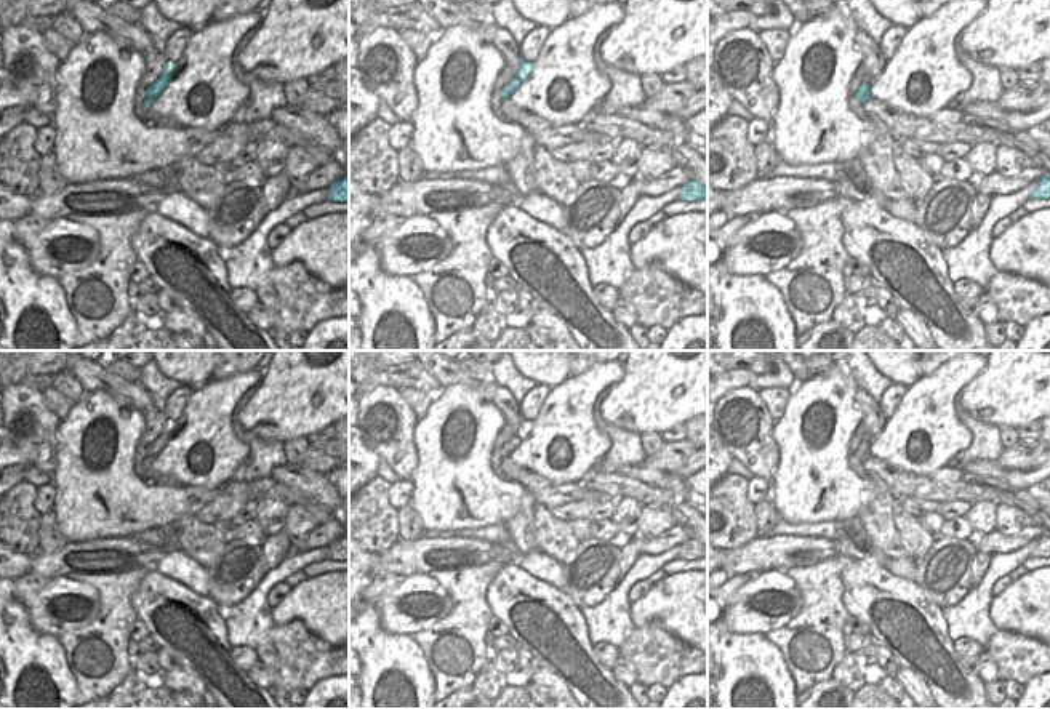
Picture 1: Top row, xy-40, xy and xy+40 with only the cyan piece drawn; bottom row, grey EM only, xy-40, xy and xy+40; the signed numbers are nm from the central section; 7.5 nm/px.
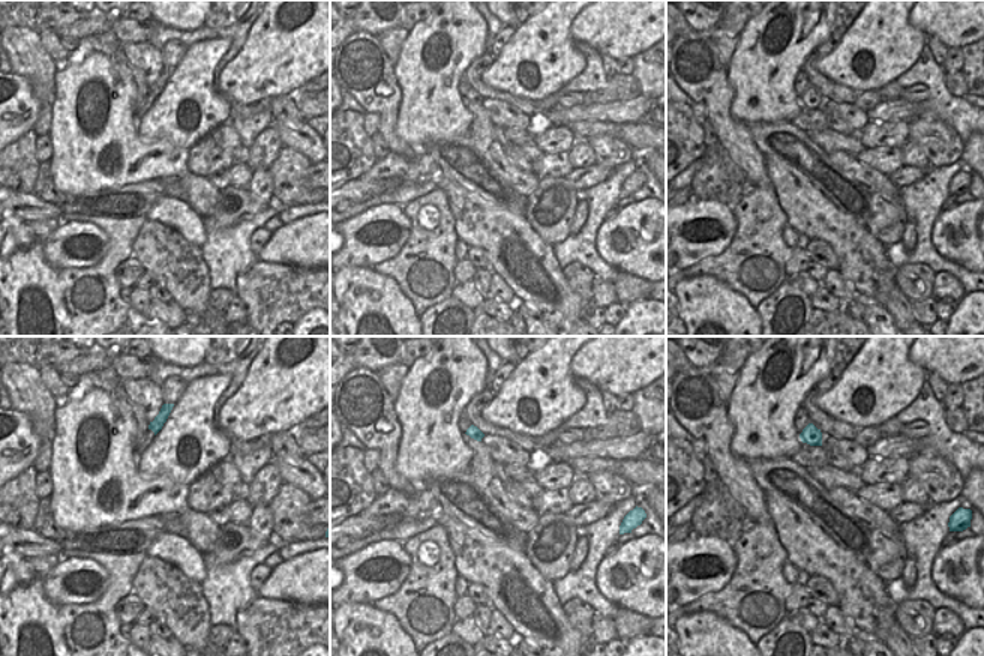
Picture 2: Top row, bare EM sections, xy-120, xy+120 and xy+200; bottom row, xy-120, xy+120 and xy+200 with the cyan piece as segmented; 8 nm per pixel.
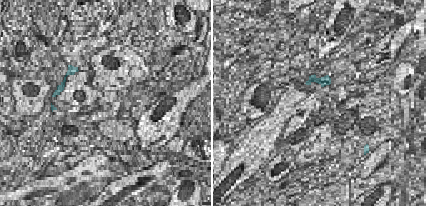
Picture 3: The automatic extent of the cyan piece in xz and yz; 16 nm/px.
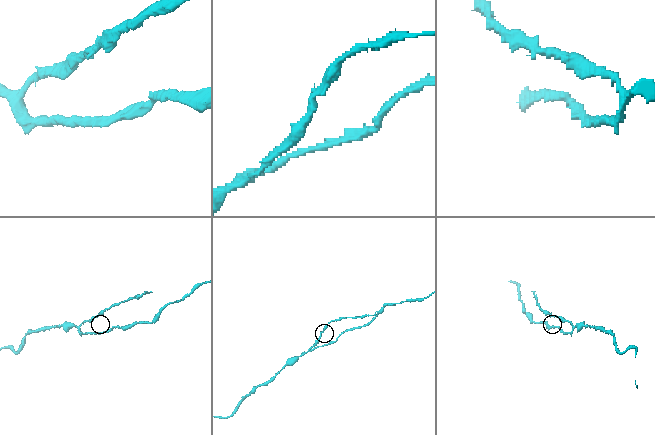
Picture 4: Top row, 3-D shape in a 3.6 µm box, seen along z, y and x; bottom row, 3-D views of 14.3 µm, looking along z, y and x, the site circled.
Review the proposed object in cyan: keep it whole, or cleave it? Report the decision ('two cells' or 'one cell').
one cell

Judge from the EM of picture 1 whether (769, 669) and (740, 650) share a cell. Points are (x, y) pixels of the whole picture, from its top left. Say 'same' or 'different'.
same

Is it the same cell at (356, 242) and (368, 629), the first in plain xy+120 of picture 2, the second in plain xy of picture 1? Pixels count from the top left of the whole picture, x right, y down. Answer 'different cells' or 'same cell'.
different cells

